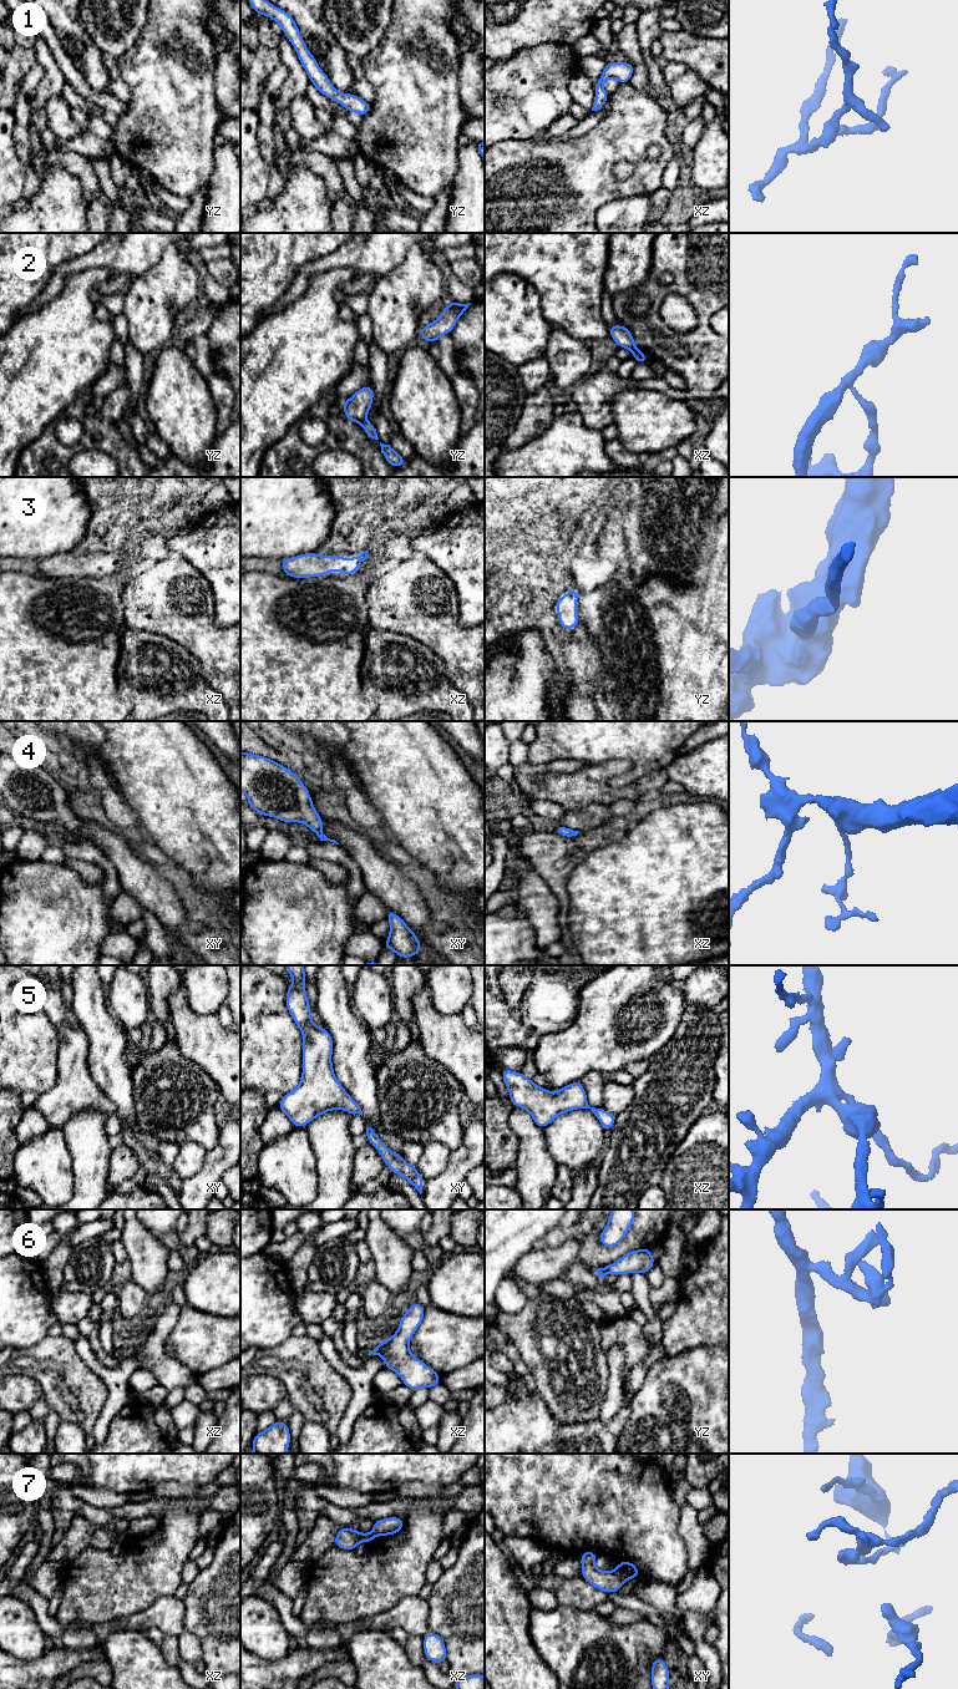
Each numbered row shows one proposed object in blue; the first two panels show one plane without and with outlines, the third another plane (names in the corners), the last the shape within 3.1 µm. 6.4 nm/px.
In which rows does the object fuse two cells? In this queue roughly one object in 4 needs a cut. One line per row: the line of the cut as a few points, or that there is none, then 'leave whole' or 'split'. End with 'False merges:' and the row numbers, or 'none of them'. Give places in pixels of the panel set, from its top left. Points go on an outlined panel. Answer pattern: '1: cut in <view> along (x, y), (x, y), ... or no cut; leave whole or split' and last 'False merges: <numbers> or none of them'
1: no cut; leave whole
2: cut in yz along (364, 417), (358, 422); split
3: no cut; leave whole
4: no cut; leave whole
5: no cut; leave whole
6: no cut; leave whole
7: cut in xy along (617, 1568), (626, 1578); split
False merges: 2, 7

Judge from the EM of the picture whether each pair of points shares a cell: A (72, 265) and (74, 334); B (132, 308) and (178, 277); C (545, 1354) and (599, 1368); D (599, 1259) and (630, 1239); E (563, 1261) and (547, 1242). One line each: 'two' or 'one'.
A: two
B: one
C: one
D: one
E: two

